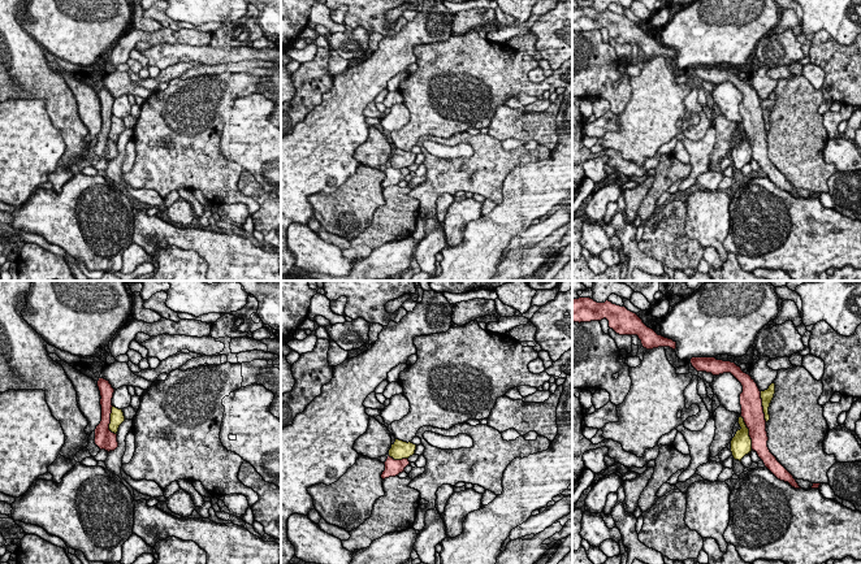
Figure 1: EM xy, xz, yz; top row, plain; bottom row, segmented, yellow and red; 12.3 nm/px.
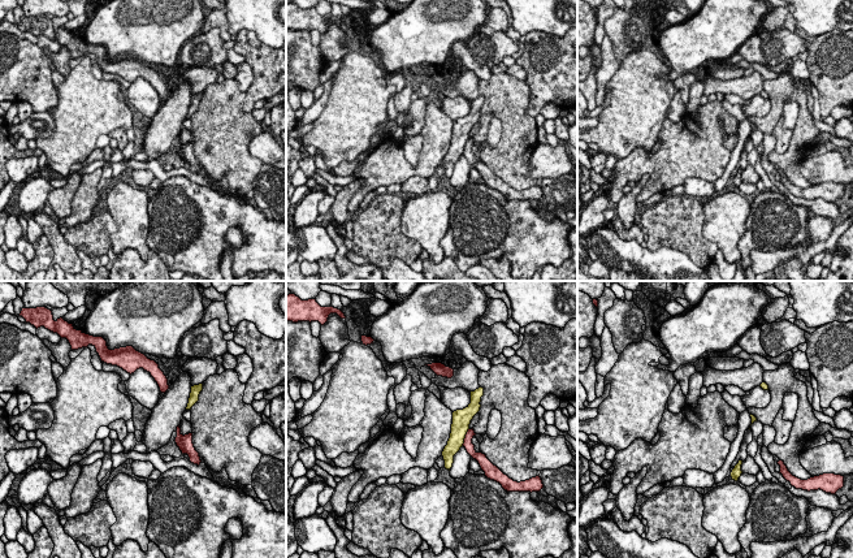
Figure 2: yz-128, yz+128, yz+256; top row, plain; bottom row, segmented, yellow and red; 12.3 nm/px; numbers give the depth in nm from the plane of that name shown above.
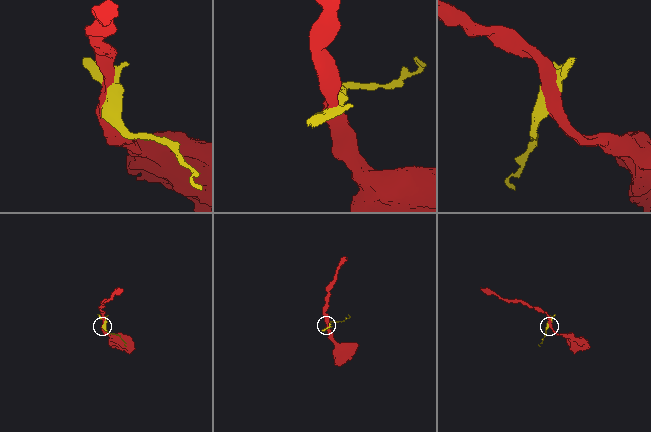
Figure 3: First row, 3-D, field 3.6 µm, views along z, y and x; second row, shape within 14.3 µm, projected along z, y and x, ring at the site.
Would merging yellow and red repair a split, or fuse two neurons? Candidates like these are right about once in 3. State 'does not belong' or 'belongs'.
does not belong

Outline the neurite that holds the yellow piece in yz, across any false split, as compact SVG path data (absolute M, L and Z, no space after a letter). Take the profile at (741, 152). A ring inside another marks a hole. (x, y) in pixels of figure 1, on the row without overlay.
M741 125L739 126L737 131L741 138L737 138L731 149L731 161L735 169L741 170L741 168L752 160L752 148L749 146L749 138L747 136Z

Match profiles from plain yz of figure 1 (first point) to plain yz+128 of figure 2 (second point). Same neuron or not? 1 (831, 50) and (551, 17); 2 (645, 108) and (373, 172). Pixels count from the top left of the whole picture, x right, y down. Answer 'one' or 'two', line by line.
1: two
2: two

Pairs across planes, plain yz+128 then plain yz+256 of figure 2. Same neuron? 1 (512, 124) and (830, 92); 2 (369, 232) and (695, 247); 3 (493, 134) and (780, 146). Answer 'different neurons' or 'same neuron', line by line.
1: different neurons
2: same neuron
3: same neuron

